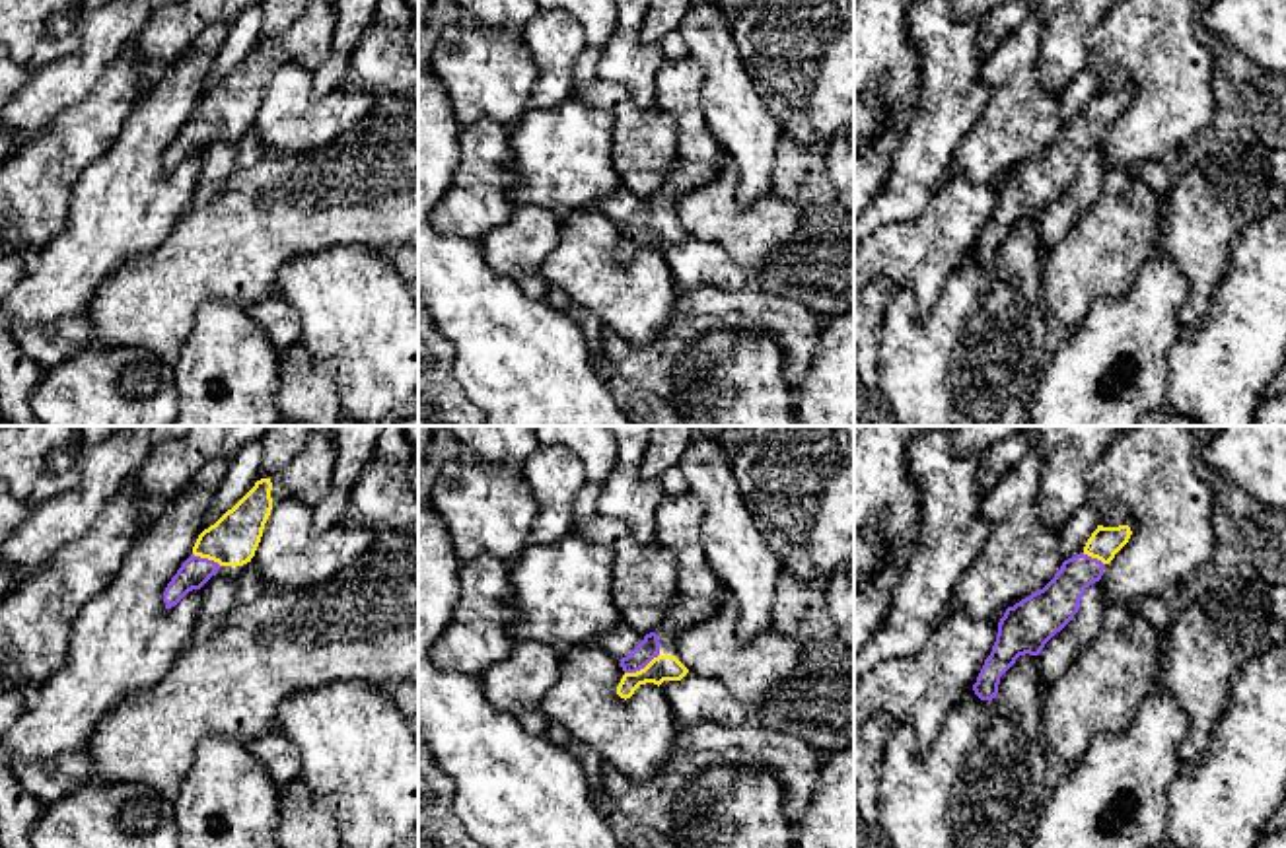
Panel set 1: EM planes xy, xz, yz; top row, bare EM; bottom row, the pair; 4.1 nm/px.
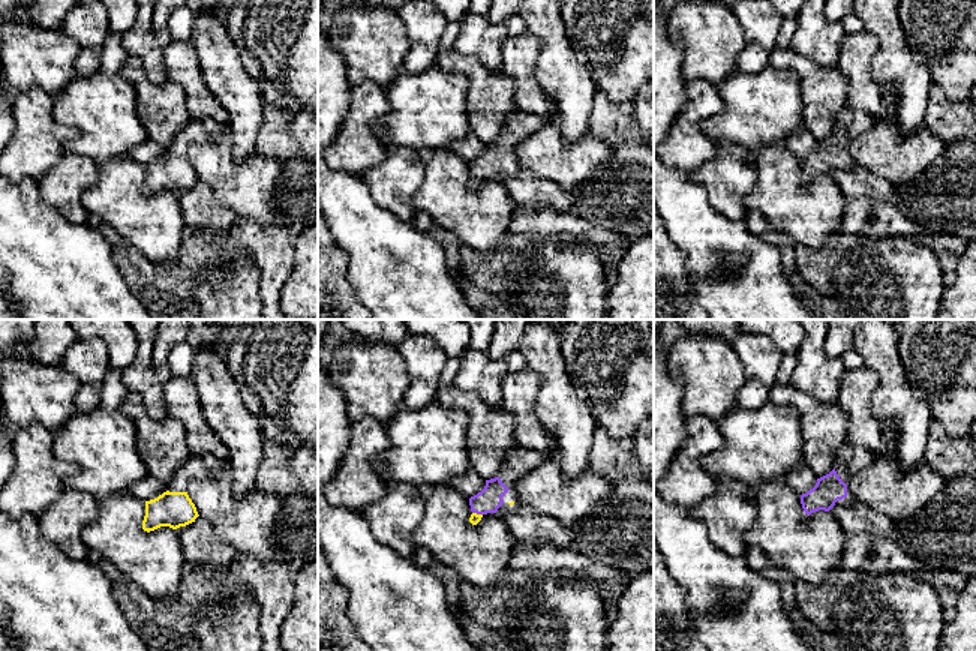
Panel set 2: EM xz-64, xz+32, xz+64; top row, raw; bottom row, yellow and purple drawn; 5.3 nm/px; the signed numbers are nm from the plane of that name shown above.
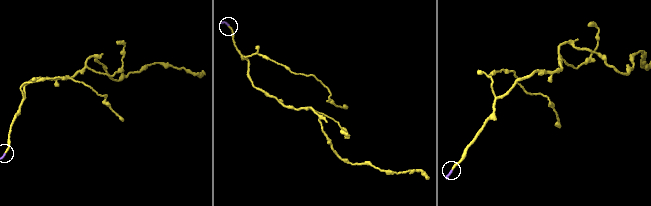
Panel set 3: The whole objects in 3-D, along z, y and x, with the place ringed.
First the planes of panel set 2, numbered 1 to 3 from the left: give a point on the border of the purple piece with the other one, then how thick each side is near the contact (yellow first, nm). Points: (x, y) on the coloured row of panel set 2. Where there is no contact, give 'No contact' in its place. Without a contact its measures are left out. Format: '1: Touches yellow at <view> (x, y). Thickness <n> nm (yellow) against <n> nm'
1: No contact
2: Touches yellow at xz+32 (476, 513). Thickness 60 nm (yellow) against 140 nm
3: No contact

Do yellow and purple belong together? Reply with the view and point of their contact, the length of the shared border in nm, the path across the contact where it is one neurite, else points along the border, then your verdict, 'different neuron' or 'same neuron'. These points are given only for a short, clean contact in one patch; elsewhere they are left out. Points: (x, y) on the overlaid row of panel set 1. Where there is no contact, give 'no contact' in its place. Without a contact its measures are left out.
meets yellow in xz at (641, 670); contact 170 nm long; runs through xz (664, 668), (641, 670), (648, 648); same neuron

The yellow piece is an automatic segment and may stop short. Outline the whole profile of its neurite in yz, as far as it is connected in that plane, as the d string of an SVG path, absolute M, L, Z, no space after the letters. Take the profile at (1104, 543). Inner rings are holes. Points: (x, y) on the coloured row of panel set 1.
M1097 525L1084 550L1064 560L1043 589L1006 609L992 652L973 685L981 700L996 698L1000 677L1016 659L1025 654L1039 655L1045 644L1074 618L1084 591L1101 580L1105 566L1130 535L1128 525Z

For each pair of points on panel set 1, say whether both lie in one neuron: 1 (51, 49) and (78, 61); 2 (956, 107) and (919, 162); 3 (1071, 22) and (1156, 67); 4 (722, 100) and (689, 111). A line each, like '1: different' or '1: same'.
1: different
2: same
3: different
4: different

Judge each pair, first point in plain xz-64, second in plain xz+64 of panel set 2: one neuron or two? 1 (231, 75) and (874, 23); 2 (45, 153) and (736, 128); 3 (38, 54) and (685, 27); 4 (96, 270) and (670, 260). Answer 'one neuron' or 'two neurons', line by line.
1: one neuron
2: two neurons
3: one neuron
4: two neurons

